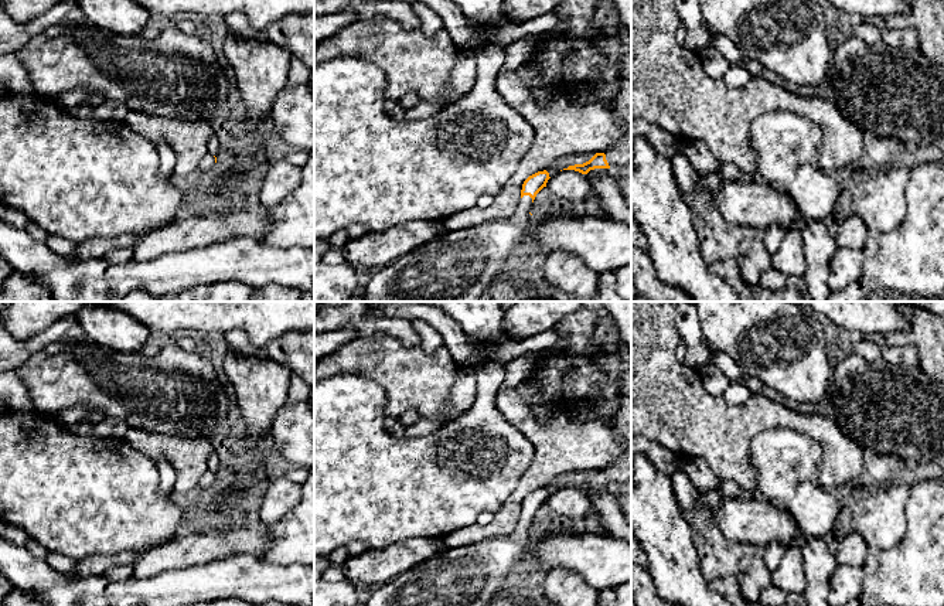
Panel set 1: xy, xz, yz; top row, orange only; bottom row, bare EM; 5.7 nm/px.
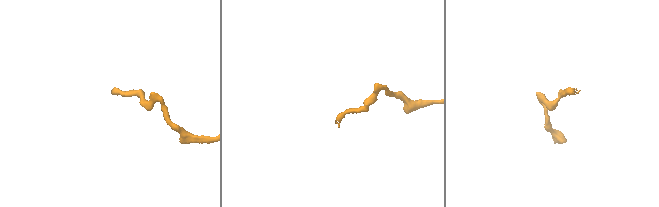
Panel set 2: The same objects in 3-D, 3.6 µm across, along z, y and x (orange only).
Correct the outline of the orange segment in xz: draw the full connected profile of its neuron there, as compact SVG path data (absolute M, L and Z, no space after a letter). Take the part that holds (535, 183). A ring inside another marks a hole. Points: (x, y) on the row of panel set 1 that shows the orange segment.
M543 170L524 181L512 217L449 231L376 269L355 302L485 302L487 289L529 235L531 205L549 178Z

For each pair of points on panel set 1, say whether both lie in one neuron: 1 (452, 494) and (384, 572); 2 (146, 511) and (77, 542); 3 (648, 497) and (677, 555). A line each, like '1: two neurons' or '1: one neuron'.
1: two neurons
2: one neuron
3: one neuron

